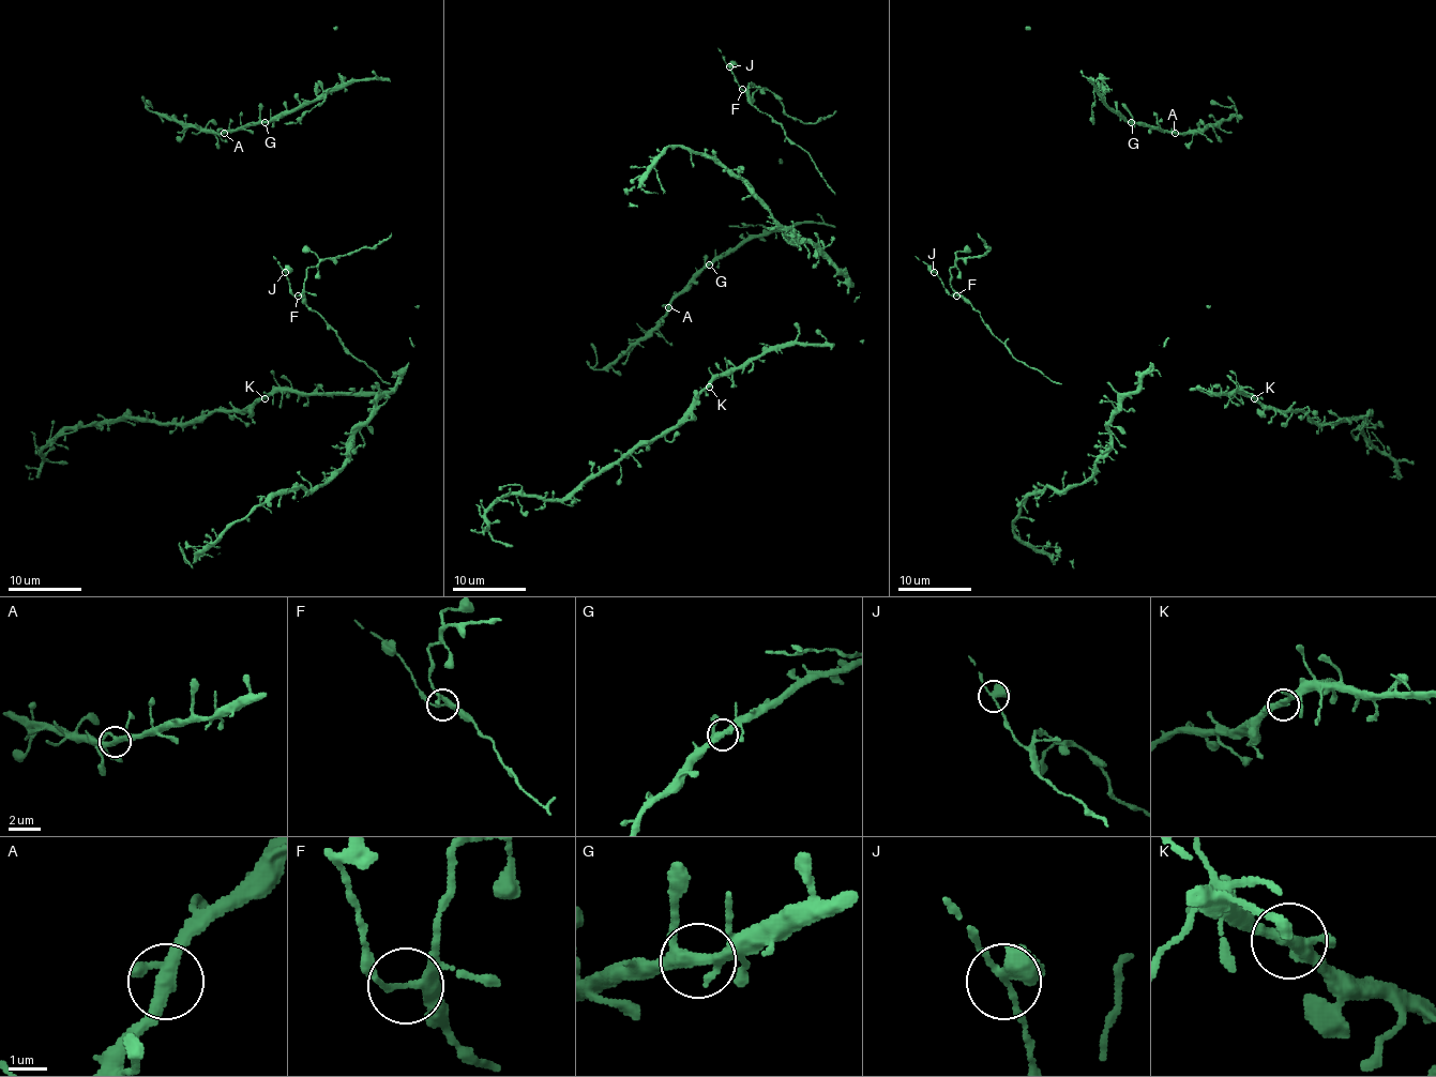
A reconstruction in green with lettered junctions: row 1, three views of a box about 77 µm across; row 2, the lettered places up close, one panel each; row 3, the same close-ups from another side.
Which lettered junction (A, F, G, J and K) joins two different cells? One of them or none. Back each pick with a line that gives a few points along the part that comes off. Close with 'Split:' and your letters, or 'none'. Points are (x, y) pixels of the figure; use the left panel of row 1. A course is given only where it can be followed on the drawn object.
Split: none

